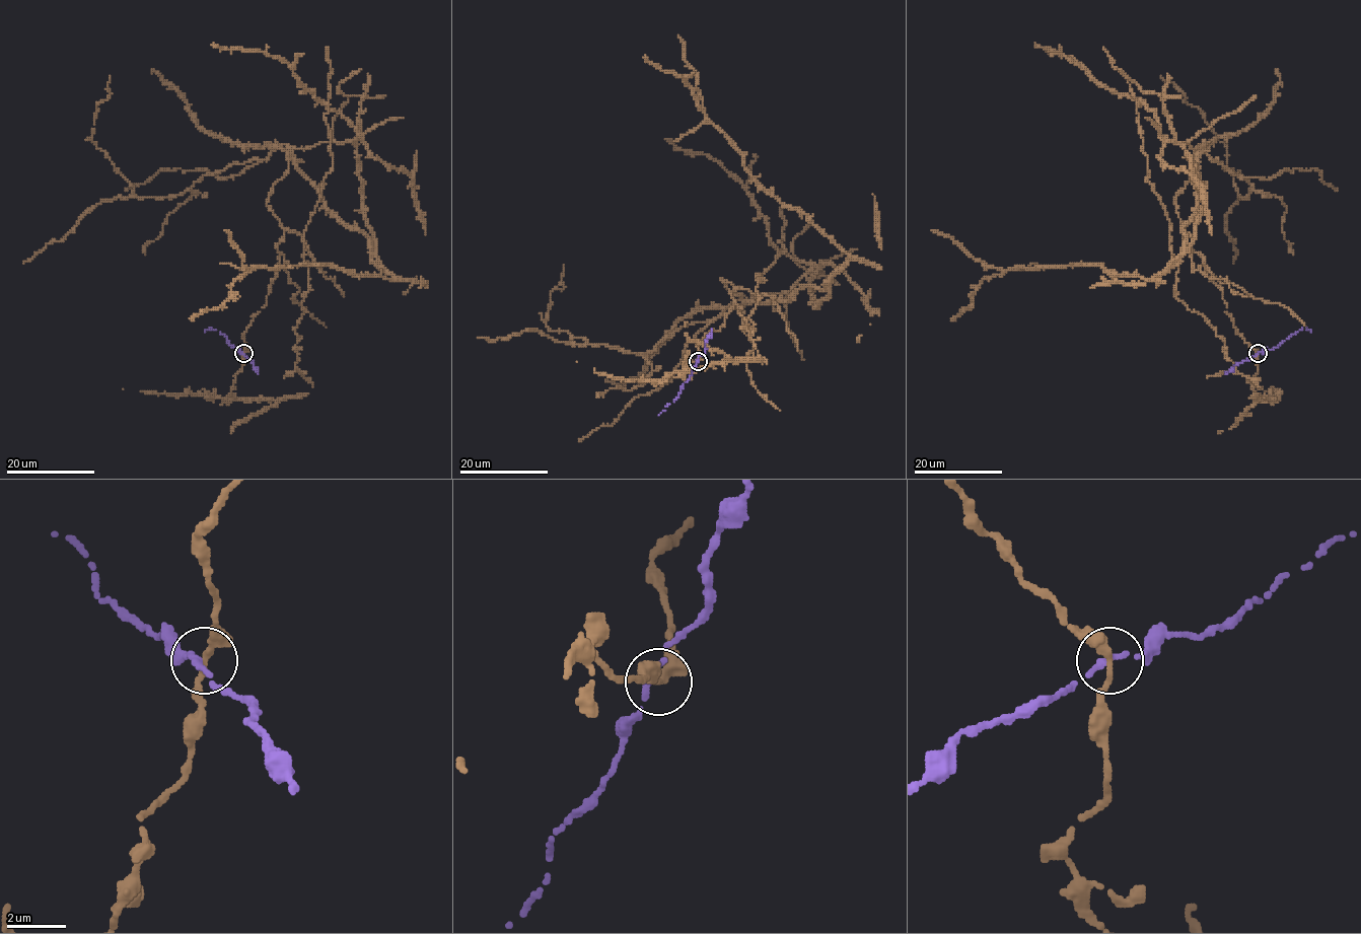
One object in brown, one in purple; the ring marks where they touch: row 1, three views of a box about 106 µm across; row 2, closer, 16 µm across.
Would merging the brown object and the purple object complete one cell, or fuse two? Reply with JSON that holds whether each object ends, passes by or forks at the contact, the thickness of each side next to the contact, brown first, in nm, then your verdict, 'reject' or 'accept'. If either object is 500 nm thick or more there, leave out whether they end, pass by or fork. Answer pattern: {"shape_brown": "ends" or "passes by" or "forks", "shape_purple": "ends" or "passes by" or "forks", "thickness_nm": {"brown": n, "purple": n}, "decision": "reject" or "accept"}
{"shape_brown": "passes by", "shape_purple": "passes by", "thickness_nm": {"brown": 240, "purple": 220}, "decision": "reject"}

